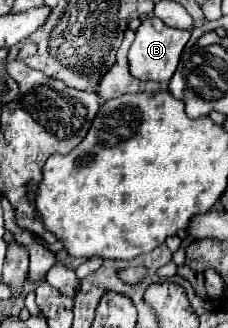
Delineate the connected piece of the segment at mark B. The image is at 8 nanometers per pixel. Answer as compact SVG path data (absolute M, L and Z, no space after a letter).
M148 17L146 21L142 21L142 25L136 29L136 39L128 51L128 63L130 63L130 73L136 79L150 79L150 81L158 81L162 85L168 85L168 81L172 79L172 73L178 67L180 61L180 53L184 49L184 45L190 39L190 29L174 29L174 27L166 27L158 17Z

